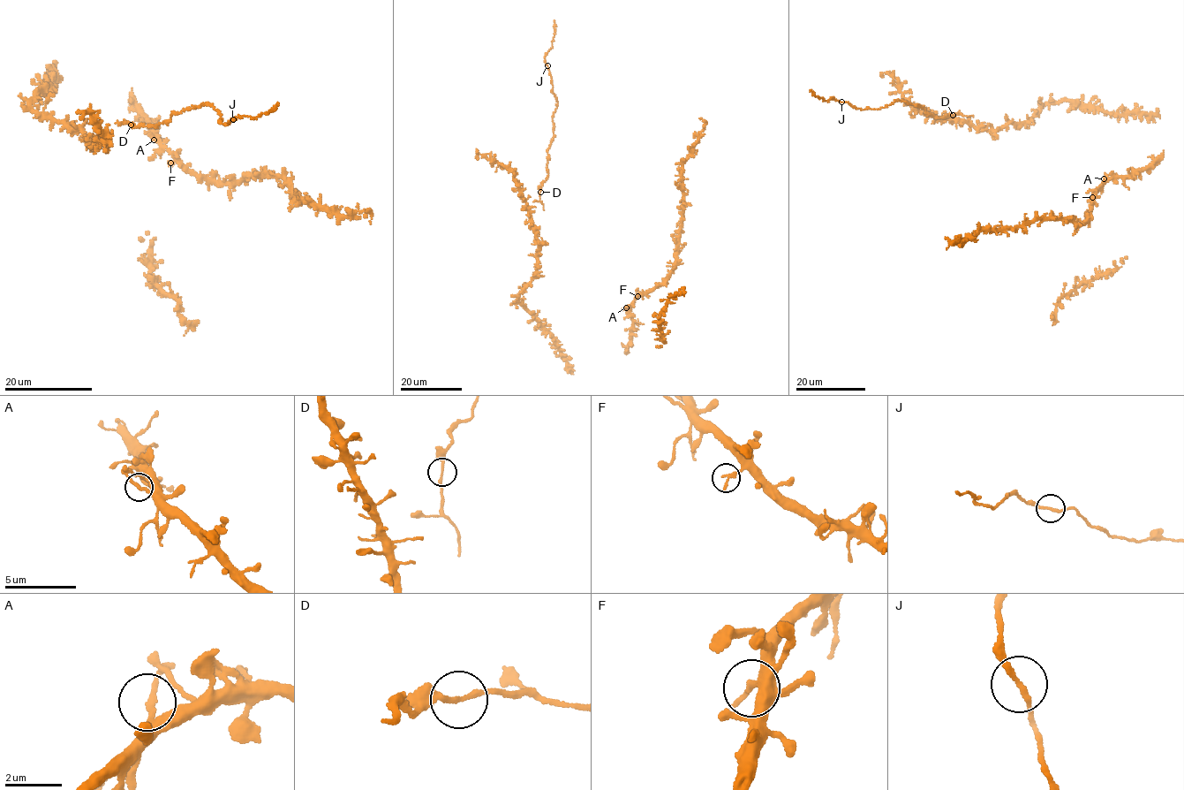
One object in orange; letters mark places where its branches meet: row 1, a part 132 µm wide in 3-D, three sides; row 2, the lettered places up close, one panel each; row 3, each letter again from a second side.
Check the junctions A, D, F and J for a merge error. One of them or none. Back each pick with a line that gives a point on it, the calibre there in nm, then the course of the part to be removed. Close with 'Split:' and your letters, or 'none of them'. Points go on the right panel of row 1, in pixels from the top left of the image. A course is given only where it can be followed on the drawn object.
Split: none of them

